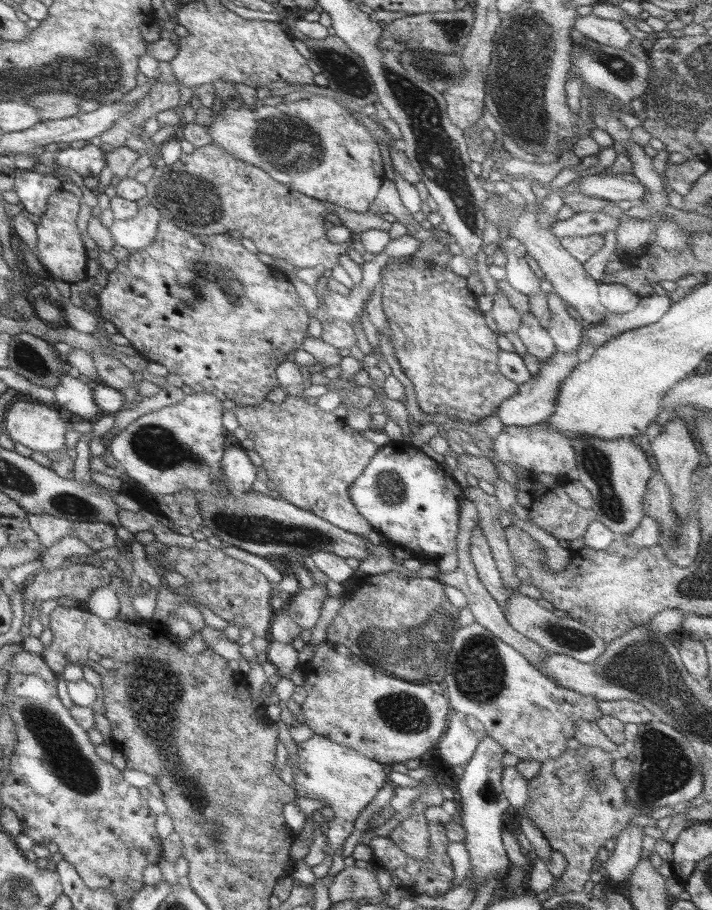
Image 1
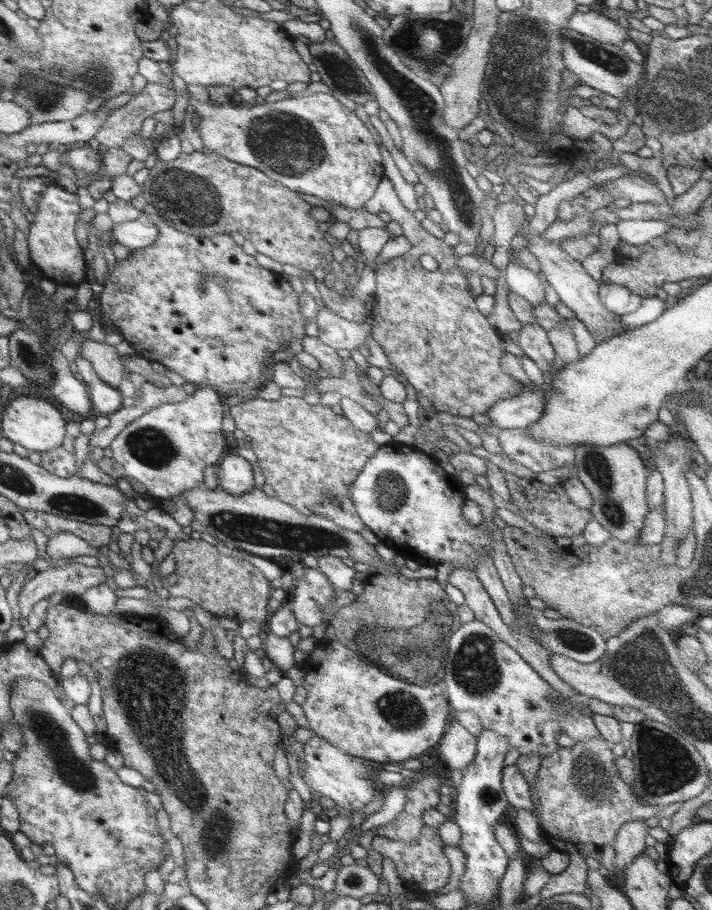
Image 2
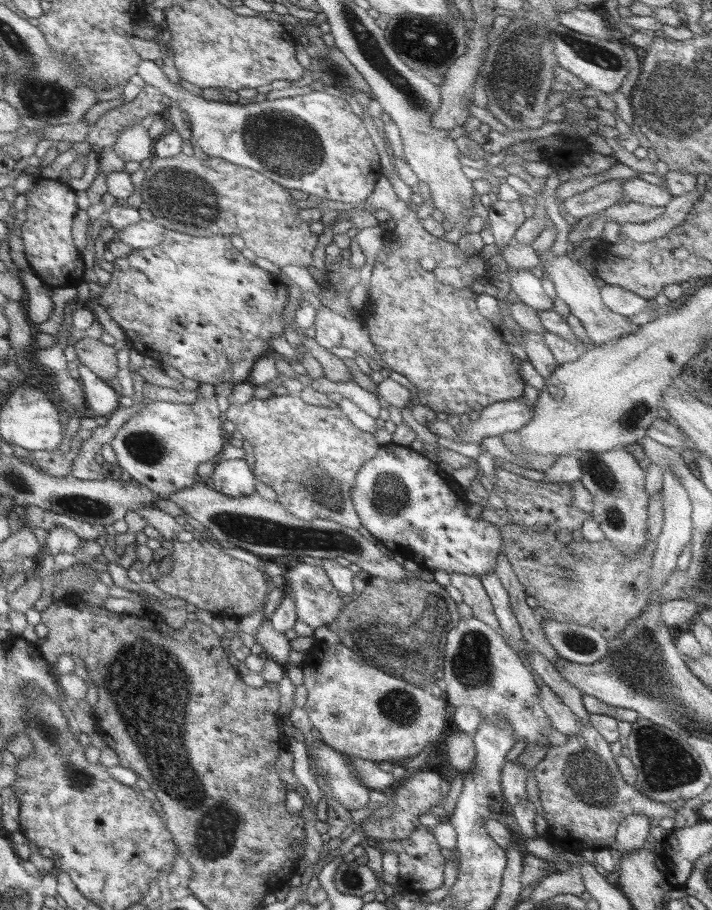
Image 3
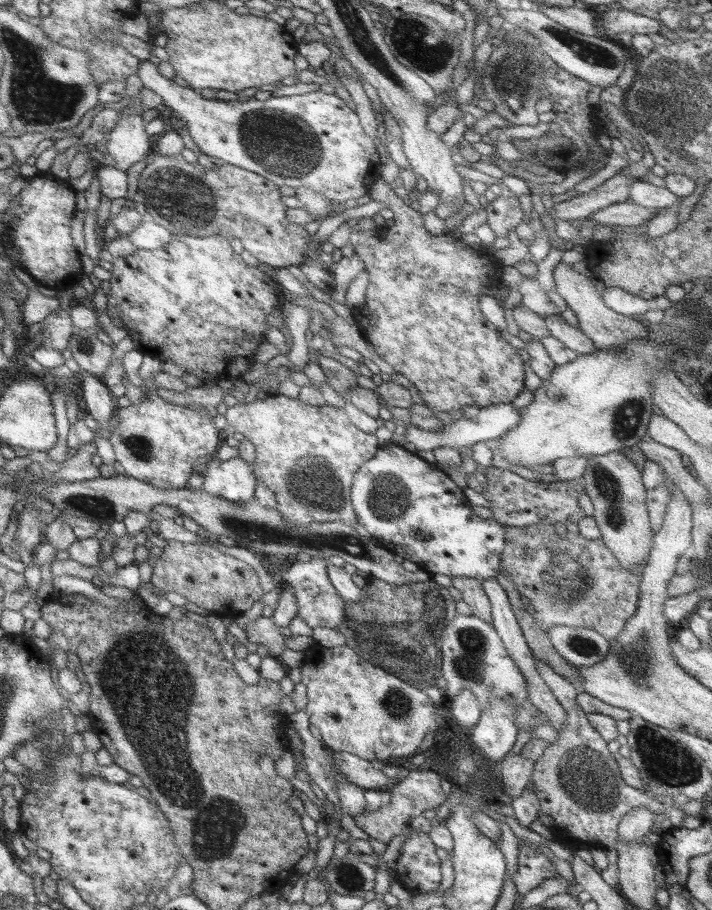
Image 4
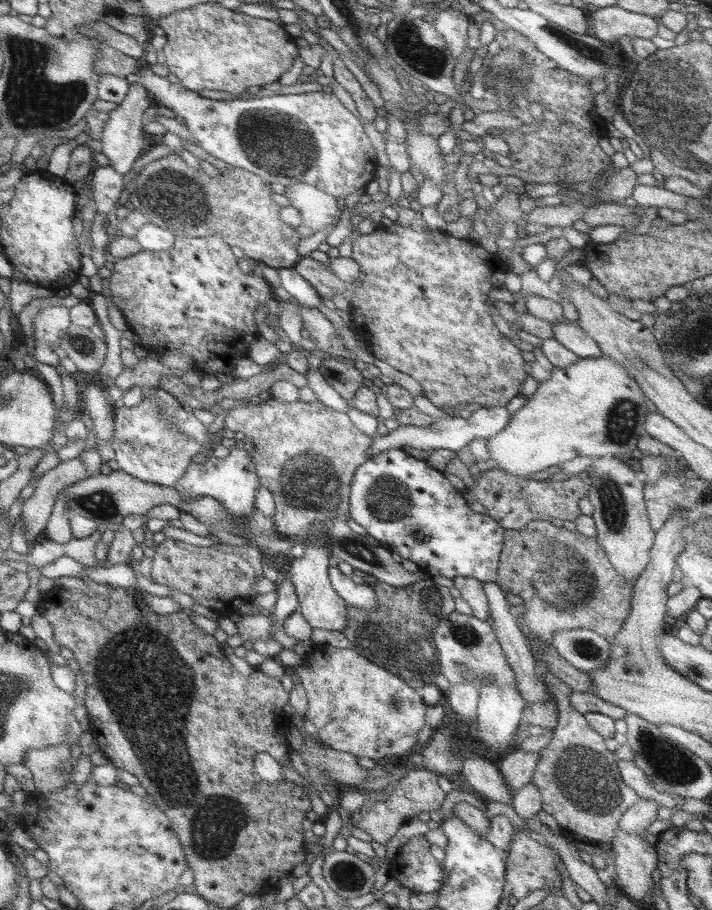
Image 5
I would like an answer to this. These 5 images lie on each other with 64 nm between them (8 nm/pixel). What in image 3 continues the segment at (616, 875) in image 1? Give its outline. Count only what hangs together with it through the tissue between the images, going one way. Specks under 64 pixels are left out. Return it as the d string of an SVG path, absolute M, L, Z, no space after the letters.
M631 814L617 826L615 834L615 848L623 852L631 852L635 848L641 848L645 842L645 836L649 834L651 818L647 814Z

